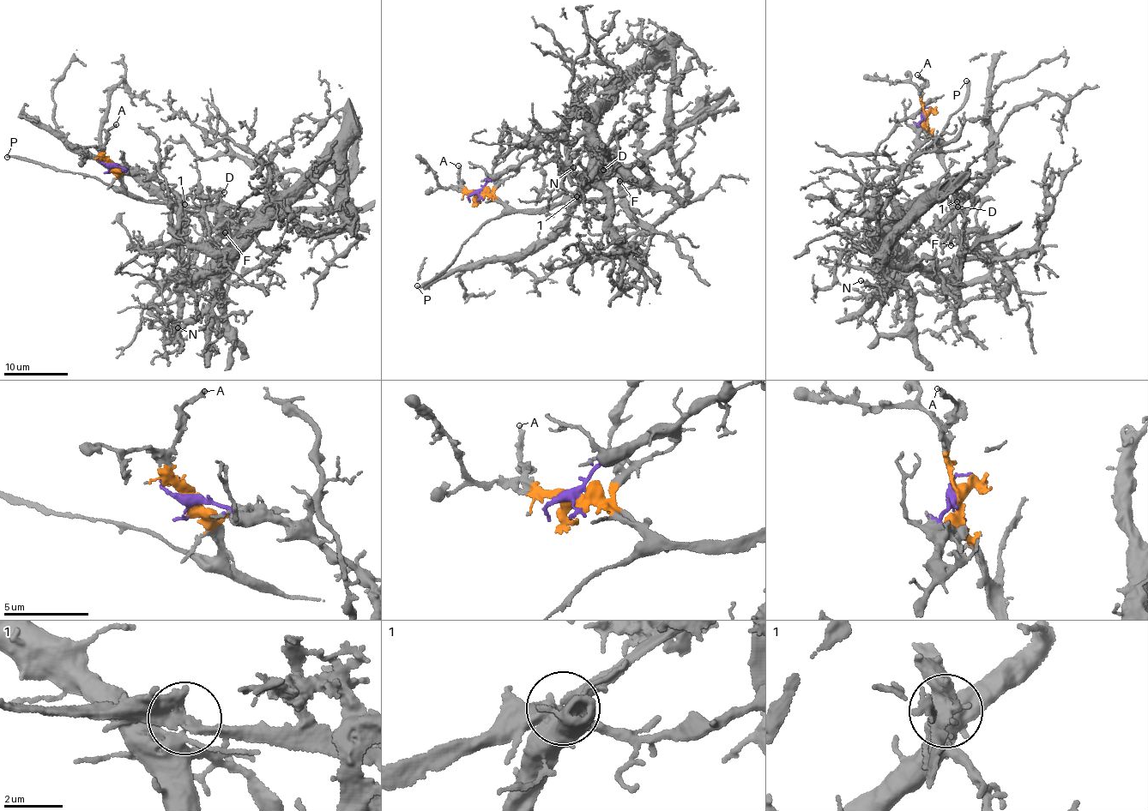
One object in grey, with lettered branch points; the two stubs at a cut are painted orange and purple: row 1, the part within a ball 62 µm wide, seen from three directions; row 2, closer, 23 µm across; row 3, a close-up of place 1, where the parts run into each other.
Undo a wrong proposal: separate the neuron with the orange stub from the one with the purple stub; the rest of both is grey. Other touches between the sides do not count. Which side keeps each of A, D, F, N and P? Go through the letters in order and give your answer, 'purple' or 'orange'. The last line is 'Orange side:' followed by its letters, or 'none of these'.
A: orange
D: orange
F: orange
N: purple
P: orange
Orange side: A, D, F, P

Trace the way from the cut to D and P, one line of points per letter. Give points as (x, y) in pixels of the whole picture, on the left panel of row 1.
D: (110, 165), (123, 190), (148, 201), (174, 200), (186, 205), (208, 206), (212, 197), (225, 191)
P: (110, 165), (121, 183), (119, 189), (76, 172), (7, 156)

